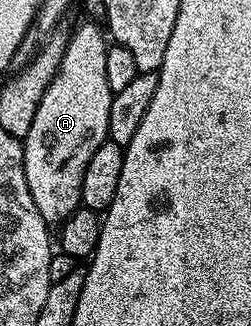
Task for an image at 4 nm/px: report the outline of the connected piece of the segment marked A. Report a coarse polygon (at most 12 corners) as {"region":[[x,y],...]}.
{"region":[[70,32],[27,138],[25,181],[49,225],[81,206],[108,142],[108,36]]}

